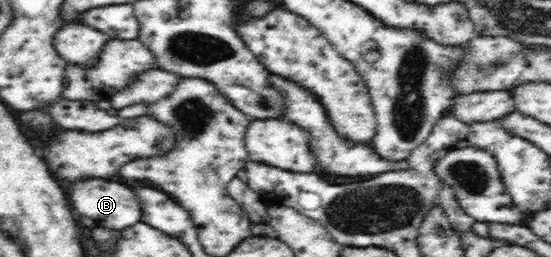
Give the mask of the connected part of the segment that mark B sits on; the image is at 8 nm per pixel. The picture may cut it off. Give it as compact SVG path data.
M88 179L76 181L70 189L70 203L74 201L74 209L80 215L82 223L88 227L108 227L108 229L126 229L140 221L142 209L136 201L130 187L122 183L110 183L106 179Z

